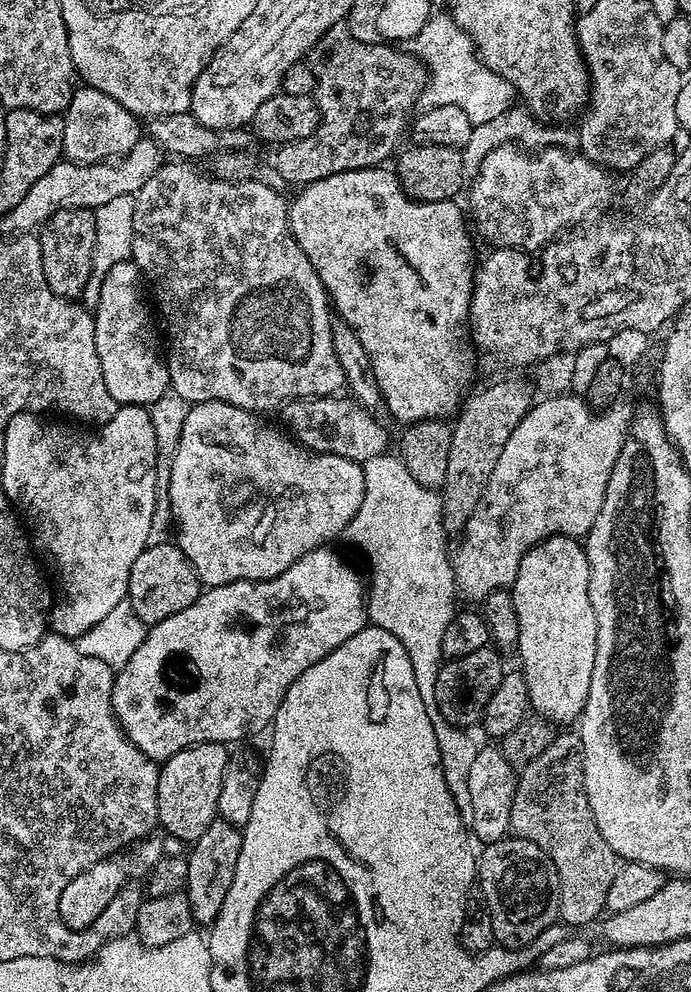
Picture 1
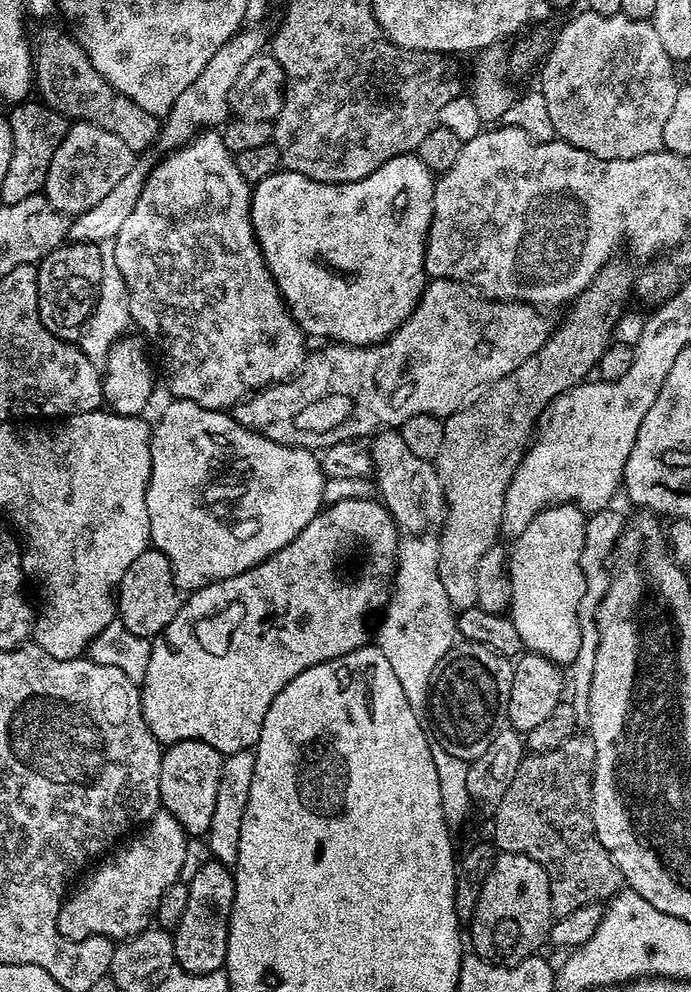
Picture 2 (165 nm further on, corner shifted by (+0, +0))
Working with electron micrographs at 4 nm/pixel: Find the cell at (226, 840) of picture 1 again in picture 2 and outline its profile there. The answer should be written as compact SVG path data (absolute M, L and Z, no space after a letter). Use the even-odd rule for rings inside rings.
M207 863L193 874L192 880L187 881L189 898L186 910L183 911L172 938L179 971L190 974L208 974L223 969L228 945L228 923L232 917L236 893L236 877L229 865Z

